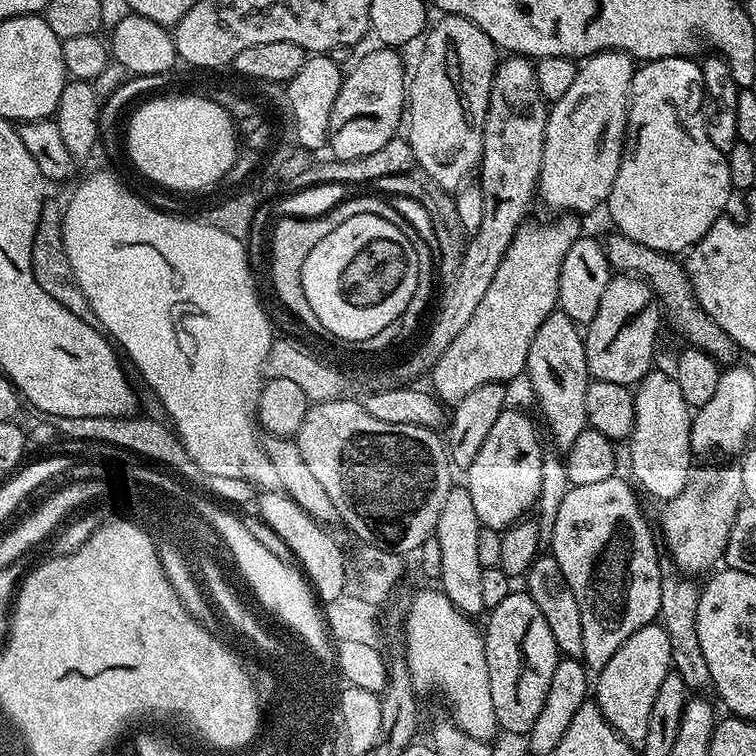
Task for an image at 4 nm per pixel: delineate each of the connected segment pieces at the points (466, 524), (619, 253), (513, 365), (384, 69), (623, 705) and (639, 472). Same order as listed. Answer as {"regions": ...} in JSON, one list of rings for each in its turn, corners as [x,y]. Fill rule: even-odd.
{"regions":[[[[453,487],[451,494],[446,498],[446,506],[442,506],[442,514],[438,518],[438,526],[434,533],[434,539],[438,542],[438,546],[442,546],[442,570],[438,577],[438,583],[441,584],[439,584],[439,587],[442,589],[444,596],[450,598],[452,605],[469,618],[476,618],[479,612],[483,613],[485,611],[481,589],[484,567],[478,562],[478,534],[481,527],[478,514],[474,514],[474,502],[470,502],[467,487]]],[[[613,231],[609,240],[603,241],[604,253],[608,256],[608,263],[617,273],[635,273],[641,280],[645,280],[652,288],[653,297],[658,301],[663,315],[672,323],[672,328],[691,347],[701,348],[710,358],[714,358],[721,366],[731,366],[737,363],[738,349],[734,338],[726,334],[710,317],[698,302],[692,284],[688,280],[688,270],[683,263],[680,264],[675,255],[650,250],[650,246],[642,246],[621,232]]],[[[560,214],[555,218],[549,224],[525,222],[514,234],[498,274],[490,282],[490,290],[486,290],[478,310],[474,310],[474,318],[446,346],[446,354],[438,358],[431,370],[430,388],[441,401],[461,400],[478,386],[504,384],[527,369],[530,342],[534,342],[538,326],[558,308],[562,258],[566,258],[566,250],[582,232],[575,215]]],[[[376,46],[347,69],[328,123],[326,148],[335,159],[353,160],[374,154],[397,135],[396,127],[406,116],[406,72],[404,76],[404,60],[400,56],[403,55],[397,49]]],[[[660,622],[642,626],[642,630],[630,634],[630,638],[626,638],[624,645],[614,654],[614,658],[610,658],[610,662],[606,662],[606,666],[599,669],[597,676],[600,677],[597,680],[595,677],[594,680],[594,702],[600,708],[600,713],[604,715],[606,722],[610,722],[610,726],[614,726],[614,730],[629,744],[643,745],[646,729],[650,726],[650,709],[654,706],[658,686],[662,686],[662,682],[671,671],[673,671],[673,664],[670,640]]],[[[653,368],[633,393],[635,422],[628,439],[633,481],[643,492],[667,502],[685,489],[691,477],[694,453],[691,444],[692,412],[673,375]]]]}

